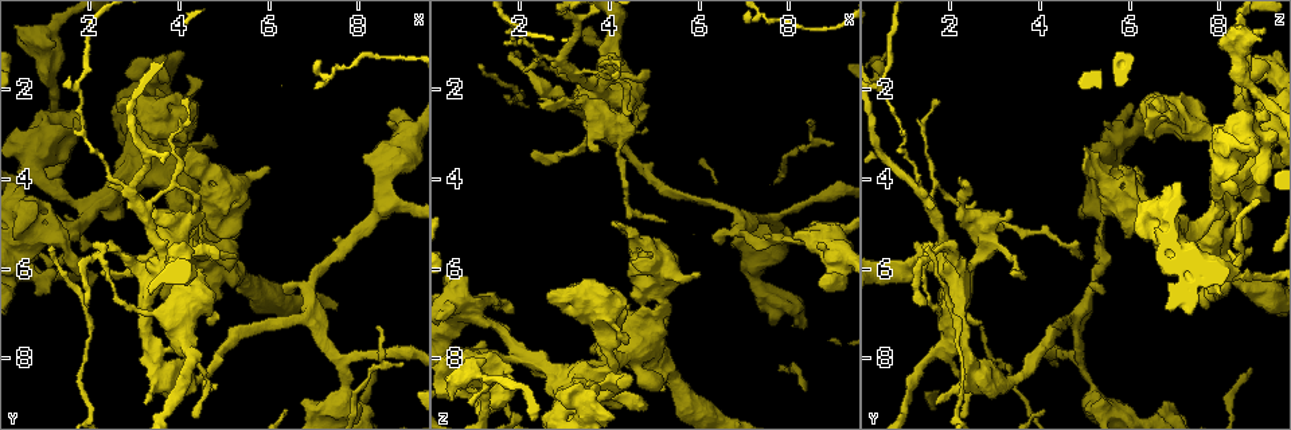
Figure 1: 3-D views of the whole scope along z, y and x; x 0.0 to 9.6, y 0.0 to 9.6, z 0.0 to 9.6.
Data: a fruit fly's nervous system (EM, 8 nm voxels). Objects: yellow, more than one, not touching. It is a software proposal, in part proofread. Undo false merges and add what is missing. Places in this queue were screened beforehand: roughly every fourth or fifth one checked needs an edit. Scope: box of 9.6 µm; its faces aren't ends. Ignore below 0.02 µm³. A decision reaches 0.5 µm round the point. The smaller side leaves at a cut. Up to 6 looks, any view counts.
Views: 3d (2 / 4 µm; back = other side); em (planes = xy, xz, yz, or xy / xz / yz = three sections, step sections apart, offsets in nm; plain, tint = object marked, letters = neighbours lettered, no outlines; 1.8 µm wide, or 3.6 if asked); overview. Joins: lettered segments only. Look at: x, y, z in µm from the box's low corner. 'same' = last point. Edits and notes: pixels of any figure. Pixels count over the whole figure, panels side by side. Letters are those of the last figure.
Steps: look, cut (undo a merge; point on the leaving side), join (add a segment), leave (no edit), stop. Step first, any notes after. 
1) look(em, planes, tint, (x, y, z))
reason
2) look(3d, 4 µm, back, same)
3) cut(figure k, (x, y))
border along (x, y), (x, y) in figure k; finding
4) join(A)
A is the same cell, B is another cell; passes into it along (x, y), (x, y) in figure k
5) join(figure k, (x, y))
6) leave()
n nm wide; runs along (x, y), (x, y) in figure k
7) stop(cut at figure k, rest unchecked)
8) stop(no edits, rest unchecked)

look(3d, 4 µm, (6.00, 3.75, 6.15))
an open end

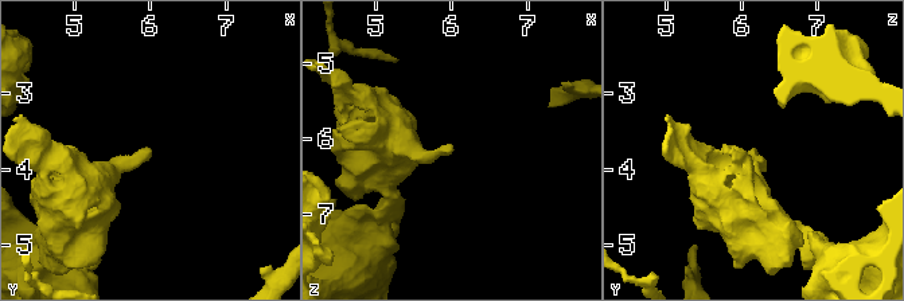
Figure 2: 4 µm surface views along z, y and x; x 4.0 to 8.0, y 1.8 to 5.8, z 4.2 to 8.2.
look(em, planes, letters, (6.00, 3.70, 6.10))

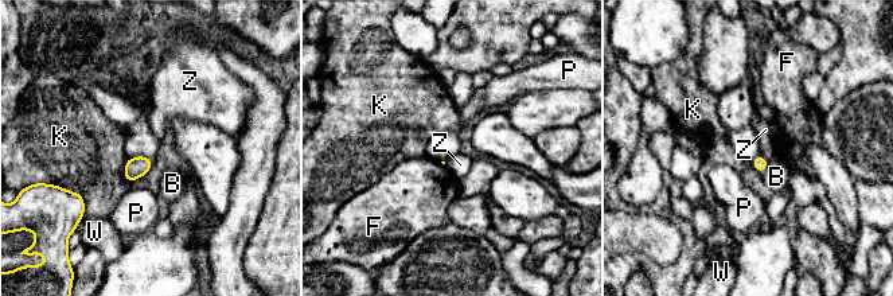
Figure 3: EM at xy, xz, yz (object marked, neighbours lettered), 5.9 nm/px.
leave()
K touches over 200 nm; B, F, K, P, W and Z are other cells; no lettered segment goes on from it

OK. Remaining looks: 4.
look(em, yz, step 16, letters, (4.05, 3.55, 5.00))
an open end

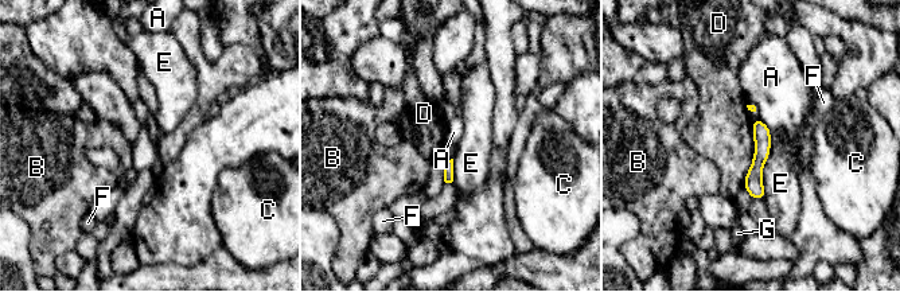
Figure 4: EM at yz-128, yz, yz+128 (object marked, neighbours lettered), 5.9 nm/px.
leave()
A, B, C, D, E, F and G are other cells; border along (758, 116), (771, 129) in figure 4; no lettered segment goes on from it

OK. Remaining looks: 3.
look(3d, 4 µm, (3.65, 6.05, 2.10))
thin arm on a thick one

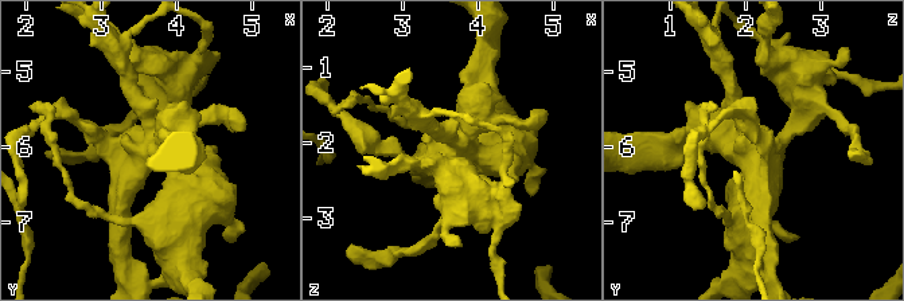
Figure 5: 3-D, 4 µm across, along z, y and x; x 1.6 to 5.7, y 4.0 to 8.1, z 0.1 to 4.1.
look(em, yz, step 4, letters, (3.75, 6.00, 2.05))

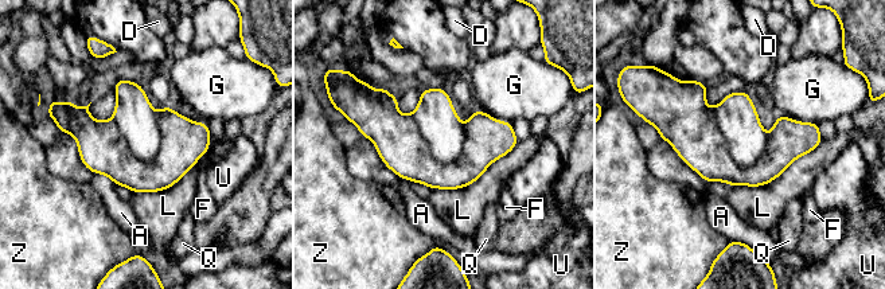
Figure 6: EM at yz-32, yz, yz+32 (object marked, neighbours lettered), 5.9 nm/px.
cut(figure 6, (737, 117))
A, D, F, G, L, Q, U and Z are other cells; border along (714, 108), (730, 157), (753, 166) in figure 6; a second neuron is stuck on

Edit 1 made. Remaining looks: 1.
stop(cut at figure 6, rest unchecked)

